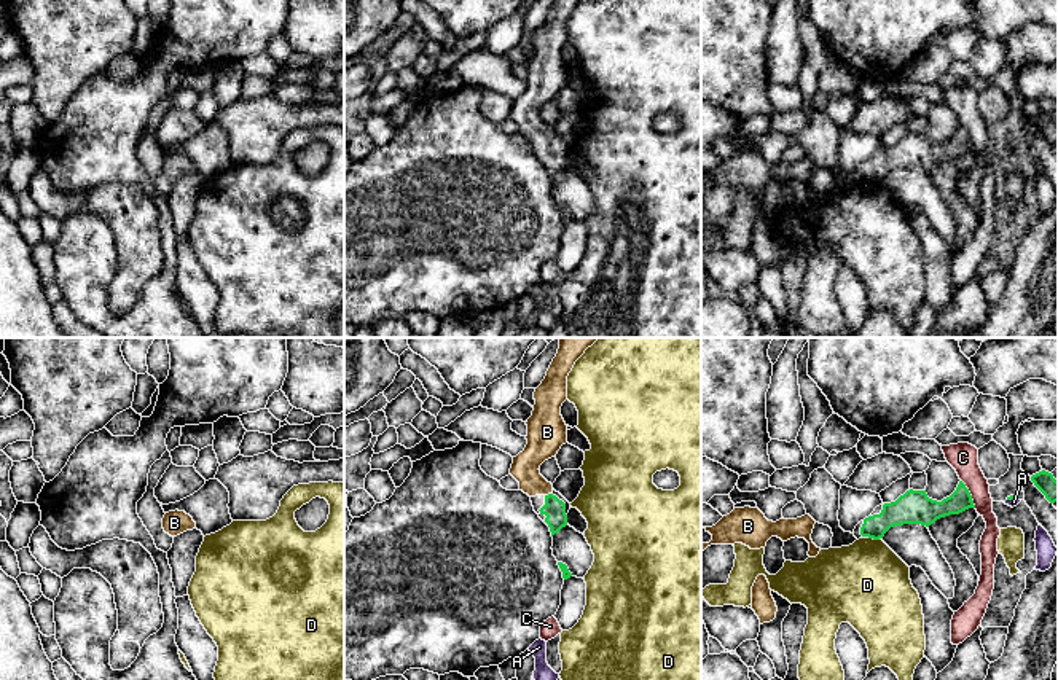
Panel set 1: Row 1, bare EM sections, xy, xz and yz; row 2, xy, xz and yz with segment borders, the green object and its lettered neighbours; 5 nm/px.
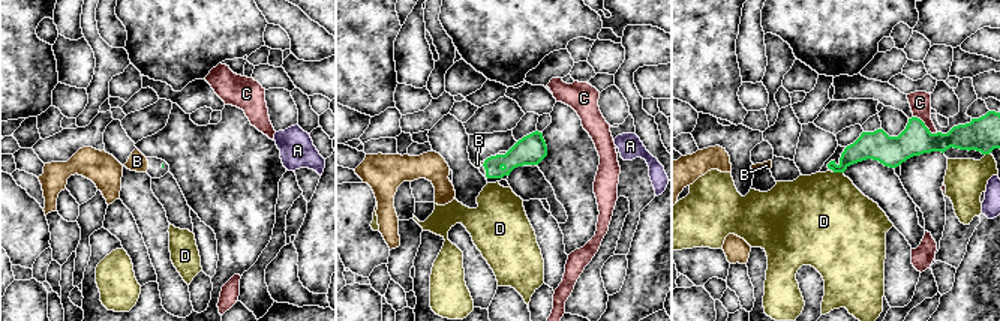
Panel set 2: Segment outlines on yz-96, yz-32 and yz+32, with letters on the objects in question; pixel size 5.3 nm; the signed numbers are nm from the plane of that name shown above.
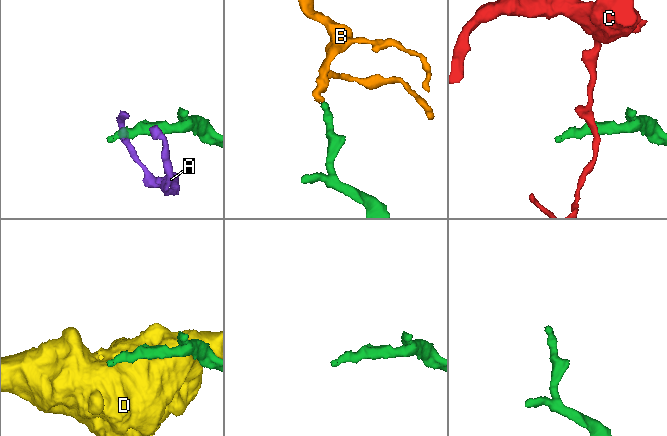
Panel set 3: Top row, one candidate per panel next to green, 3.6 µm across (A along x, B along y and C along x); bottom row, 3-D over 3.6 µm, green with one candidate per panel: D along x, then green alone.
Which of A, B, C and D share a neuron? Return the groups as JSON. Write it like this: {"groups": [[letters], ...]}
{"groups": [["A"], ["B"], ["C"], ["D"]]}

